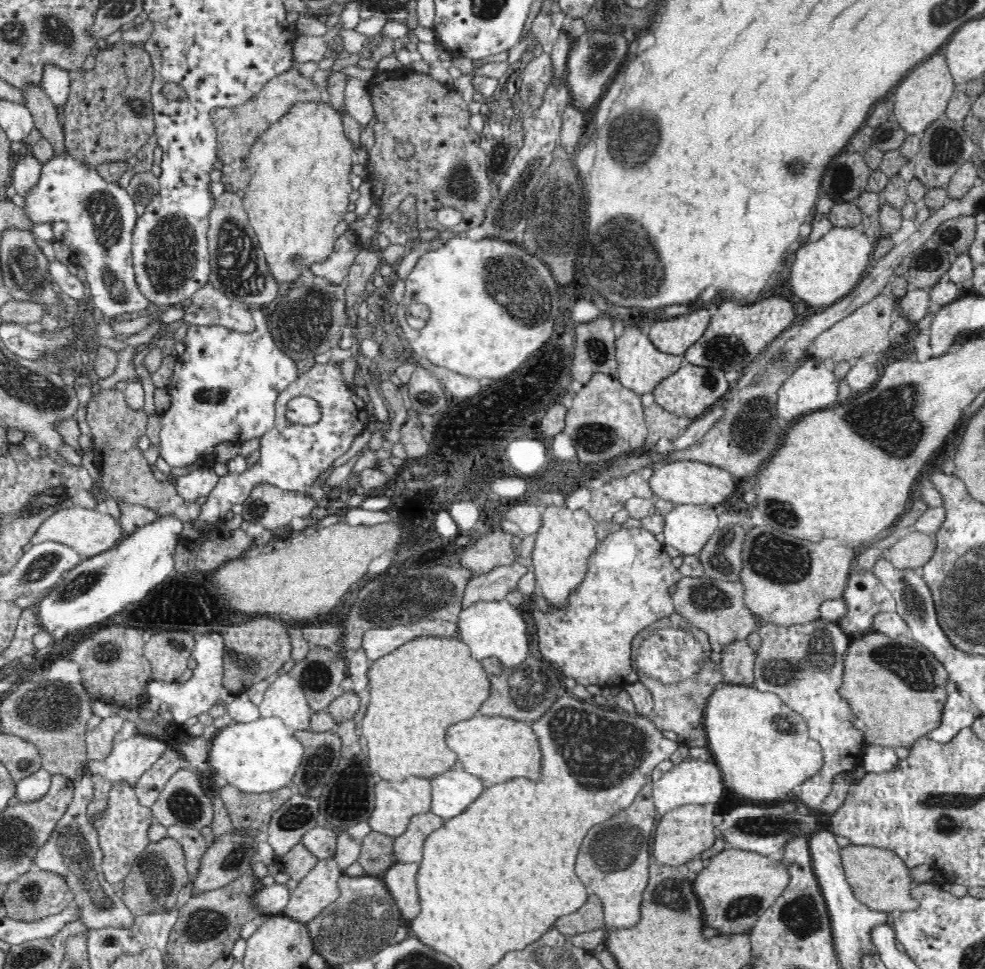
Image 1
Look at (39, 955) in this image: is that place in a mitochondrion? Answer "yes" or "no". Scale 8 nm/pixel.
no

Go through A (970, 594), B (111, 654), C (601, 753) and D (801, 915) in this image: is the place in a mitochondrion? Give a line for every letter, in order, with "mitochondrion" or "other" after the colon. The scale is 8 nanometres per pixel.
A: mitochondrion
B: mitochondrion
C: mitochondrion
D: mitochondrion

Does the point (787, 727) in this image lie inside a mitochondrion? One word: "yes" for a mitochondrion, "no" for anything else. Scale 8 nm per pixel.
yes

